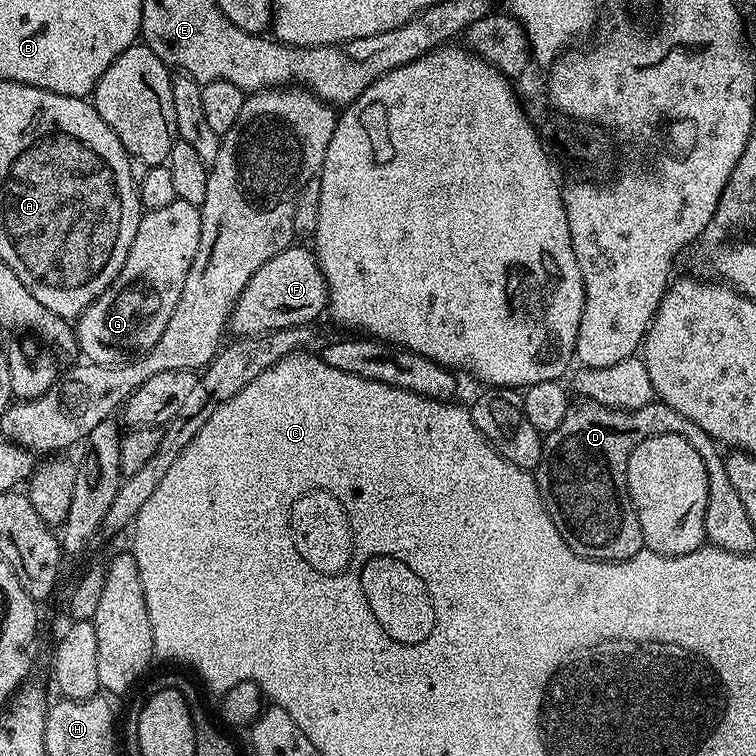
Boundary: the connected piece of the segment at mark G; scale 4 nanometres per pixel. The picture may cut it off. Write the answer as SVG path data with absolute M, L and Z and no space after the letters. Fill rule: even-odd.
M176 199L170 202L170 206L162 206L162 210L145 211L141 215L138 234L134 234L134 242L130 242L122 270L118 270L111 286L101 296L94 298L94 302L90 302L90 306L86 306L86 310L75 321L76 347L85 361L124 364L141 352L150 350L150 346L162 338L162 330L166 330L166 322L170 322L170 314L174 314L174 306L178 306L178 294L182 294L182 282L186 282L190 262L194 262L194 254L198 254L198 238L201 234L199 207L190 202Z

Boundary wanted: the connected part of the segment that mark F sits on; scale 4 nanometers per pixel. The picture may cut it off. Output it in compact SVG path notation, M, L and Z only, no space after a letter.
M289 246L284 251L274 254L256 271L254 278L246 282L242 294L232 311L230 321L231 331L236 331L237 337L241 336L261 336L264 332L277 332L283 328L299 328L311 325L311 320L316 320L321 315L325 315L328 306L328 283L320 269L315 255L304 248Z

